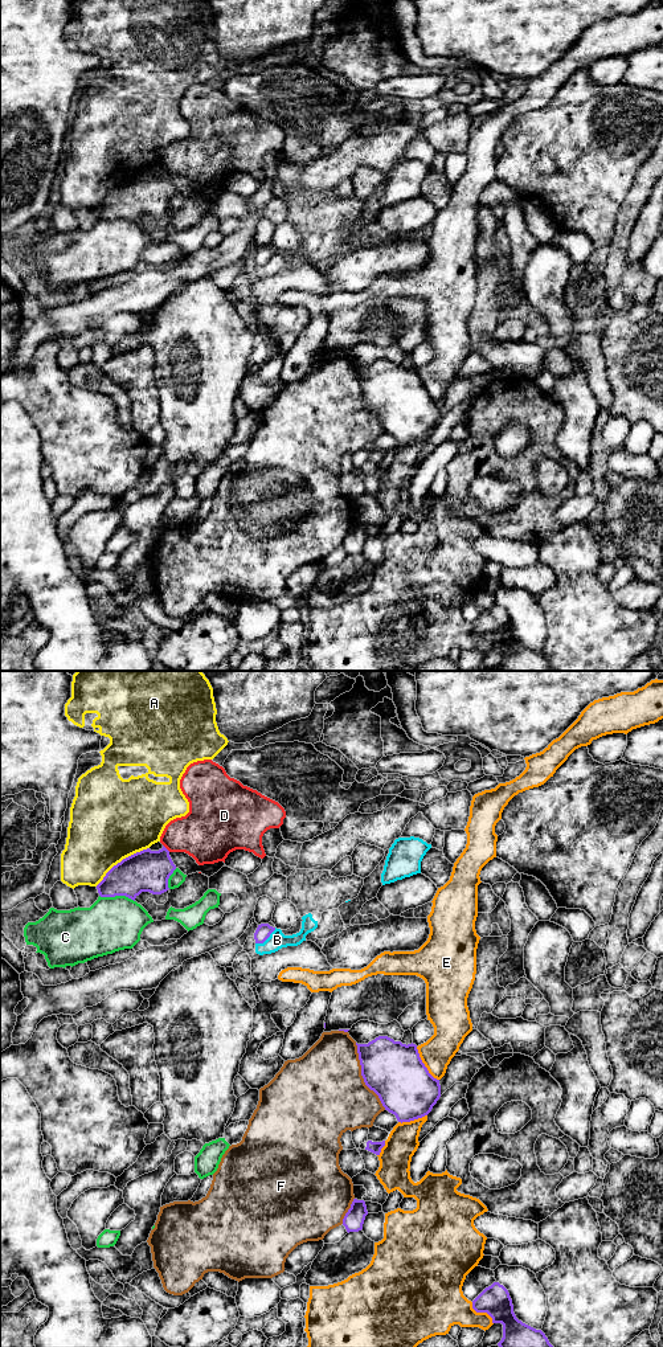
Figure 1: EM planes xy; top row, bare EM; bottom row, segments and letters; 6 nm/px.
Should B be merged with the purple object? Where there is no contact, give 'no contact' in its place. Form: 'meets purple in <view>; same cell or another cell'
meets purple in xy; another cell

